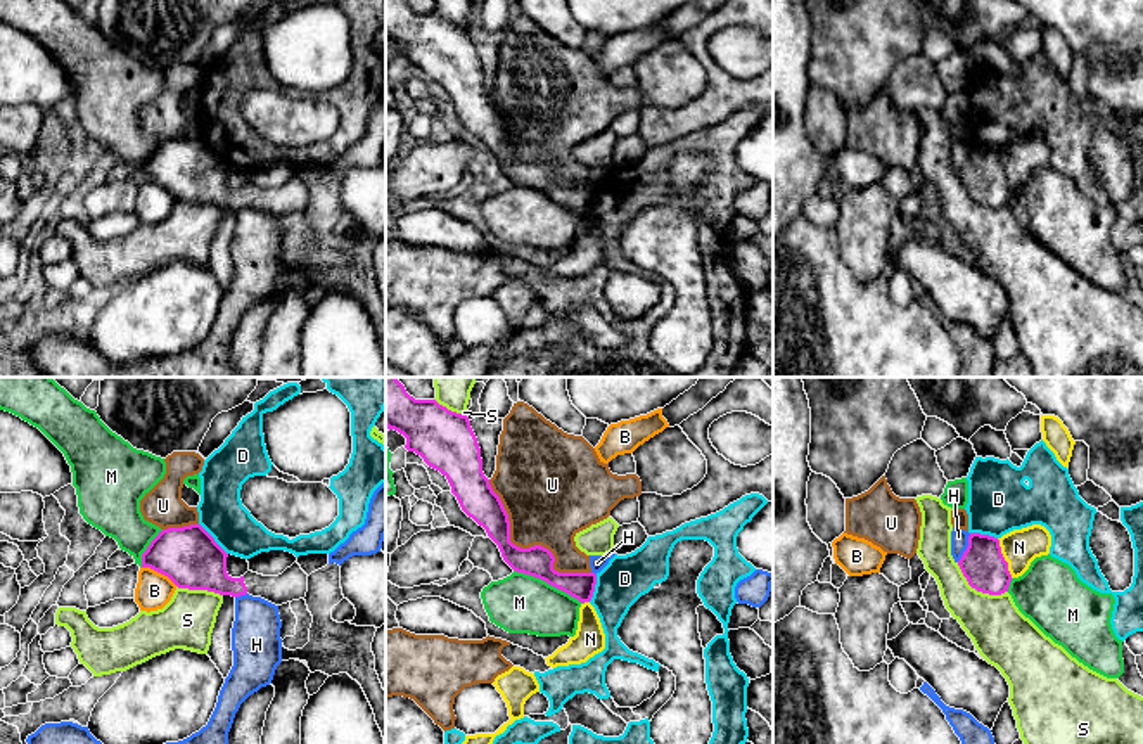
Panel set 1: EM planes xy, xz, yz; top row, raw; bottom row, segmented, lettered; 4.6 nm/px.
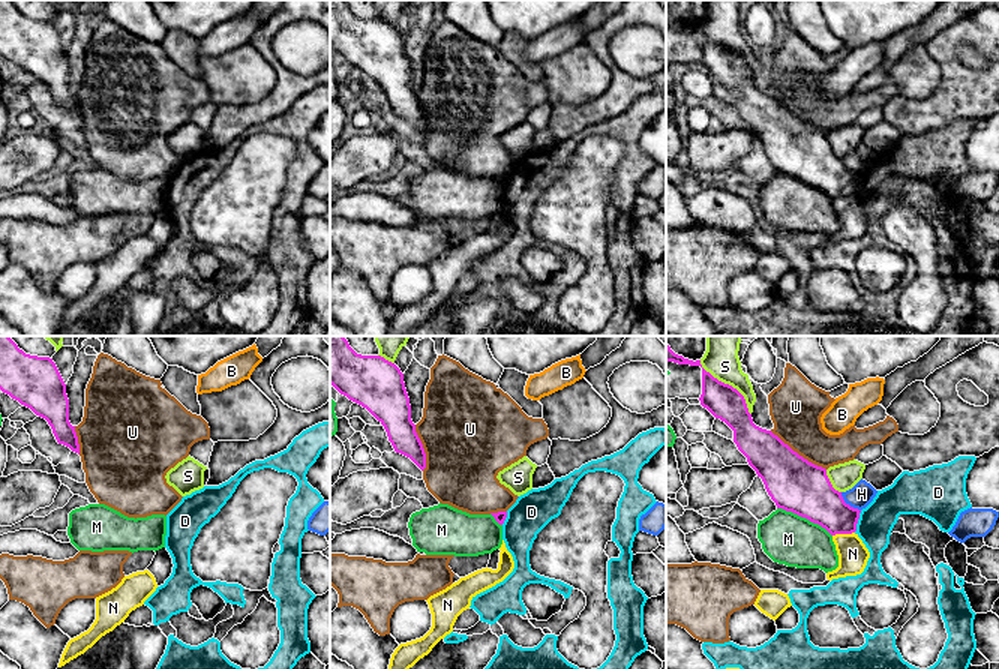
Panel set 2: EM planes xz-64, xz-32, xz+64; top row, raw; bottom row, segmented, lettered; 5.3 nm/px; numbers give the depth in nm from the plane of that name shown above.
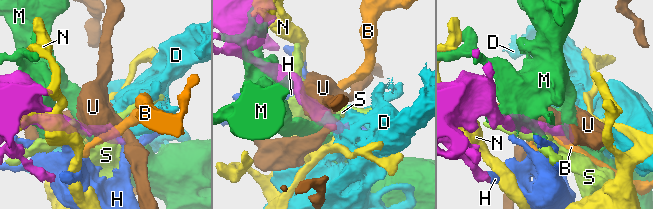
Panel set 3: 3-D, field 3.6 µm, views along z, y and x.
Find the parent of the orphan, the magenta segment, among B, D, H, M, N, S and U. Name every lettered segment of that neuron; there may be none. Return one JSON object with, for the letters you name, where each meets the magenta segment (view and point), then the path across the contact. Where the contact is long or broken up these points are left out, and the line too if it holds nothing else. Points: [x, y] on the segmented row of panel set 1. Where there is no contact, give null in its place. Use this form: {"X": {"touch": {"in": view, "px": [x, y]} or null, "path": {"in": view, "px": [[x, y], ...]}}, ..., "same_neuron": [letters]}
{"same_neuron": []}

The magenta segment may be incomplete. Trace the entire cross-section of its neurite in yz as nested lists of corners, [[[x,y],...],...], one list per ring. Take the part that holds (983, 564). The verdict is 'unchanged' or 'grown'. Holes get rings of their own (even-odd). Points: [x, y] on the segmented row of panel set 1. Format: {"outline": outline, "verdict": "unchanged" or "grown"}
{"outline": [[[970,533],[968,547],[958,561],[958,566],[968,585],[977,592],[989,595],[1008,592],[1012,574],[998,538]]], "verdict": "unchanged"}

